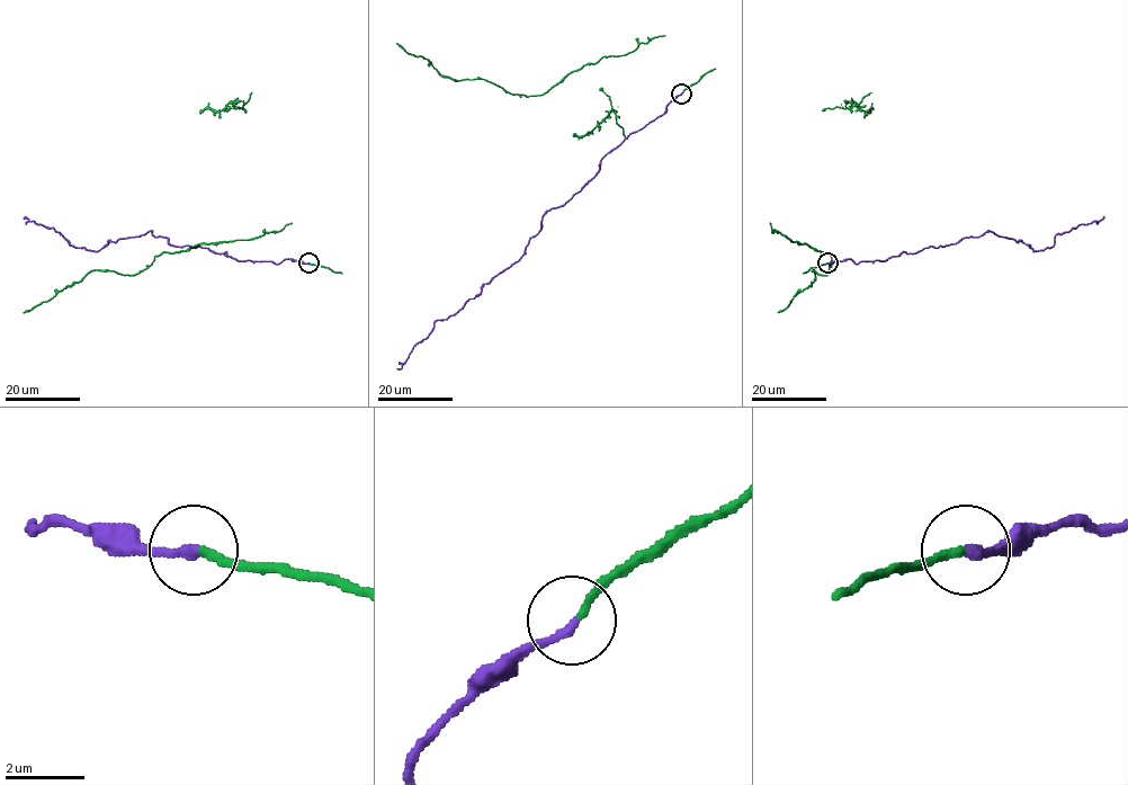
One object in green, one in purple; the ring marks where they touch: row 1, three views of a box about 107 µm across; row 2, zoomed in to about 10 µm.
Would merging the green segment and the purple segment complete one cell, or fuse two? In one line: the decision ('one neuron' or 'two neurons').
one neuron

